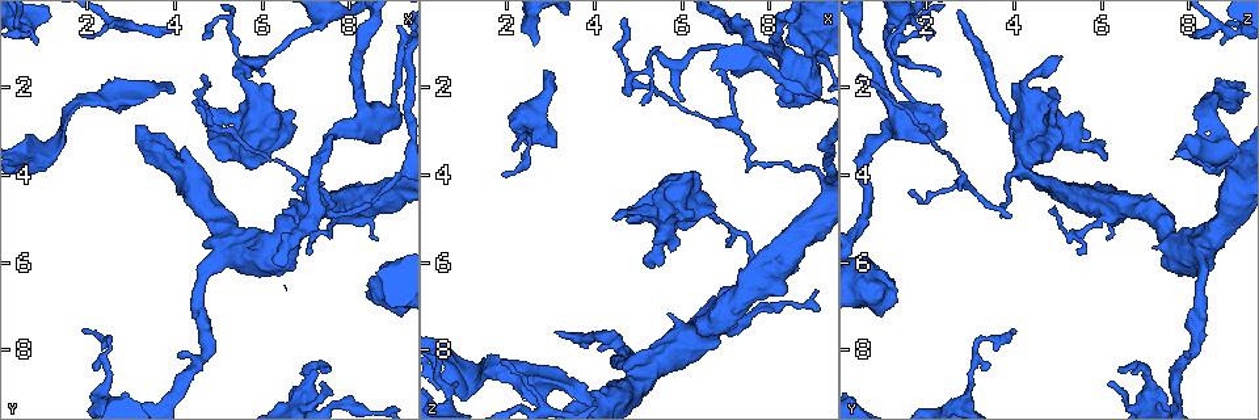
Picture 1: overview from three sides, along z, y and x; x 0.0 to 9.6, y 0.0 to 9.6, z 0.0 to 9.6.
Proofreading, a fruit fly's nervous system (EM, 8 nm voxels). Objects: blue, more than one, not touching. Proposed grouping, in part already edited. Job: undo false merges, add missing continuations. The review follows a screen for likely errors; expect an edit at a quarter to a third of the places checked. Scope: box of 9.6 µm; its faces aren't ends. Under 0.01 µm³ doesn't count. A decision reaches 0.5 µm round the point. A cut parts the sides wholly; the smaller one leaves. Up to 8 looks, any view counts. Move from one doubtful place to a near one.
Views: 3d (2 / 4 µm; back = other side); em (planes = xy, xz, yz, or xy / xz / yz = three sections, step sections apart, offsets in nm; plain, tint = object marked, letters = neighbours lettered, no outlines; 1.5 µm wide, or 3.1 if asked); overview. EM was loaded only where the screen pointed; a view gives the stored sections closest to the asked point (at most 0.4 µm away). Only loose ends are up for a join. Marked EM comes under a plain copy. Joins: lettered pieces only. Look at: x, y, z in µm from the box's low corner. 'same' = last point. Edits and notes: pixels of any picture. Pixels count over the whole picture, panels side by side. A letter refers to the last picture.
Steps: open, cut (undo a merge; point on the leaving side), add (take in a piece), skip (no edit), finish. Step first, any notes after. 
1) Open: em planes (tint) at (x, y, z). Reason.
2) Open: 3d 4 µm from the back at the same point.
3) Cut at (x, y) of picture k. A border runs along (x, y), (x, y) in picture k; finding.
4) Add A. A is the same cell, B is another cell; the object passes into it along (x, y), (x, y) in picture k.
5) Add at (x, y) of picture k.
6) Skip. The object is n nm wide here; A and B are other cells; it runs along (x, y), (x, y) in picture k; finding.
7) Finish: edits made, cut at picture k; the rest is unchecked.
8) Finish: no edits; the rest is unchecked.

Open: em xz step 8 (letters) at (0.65, 0.75, 9.10). Thick turns thin.

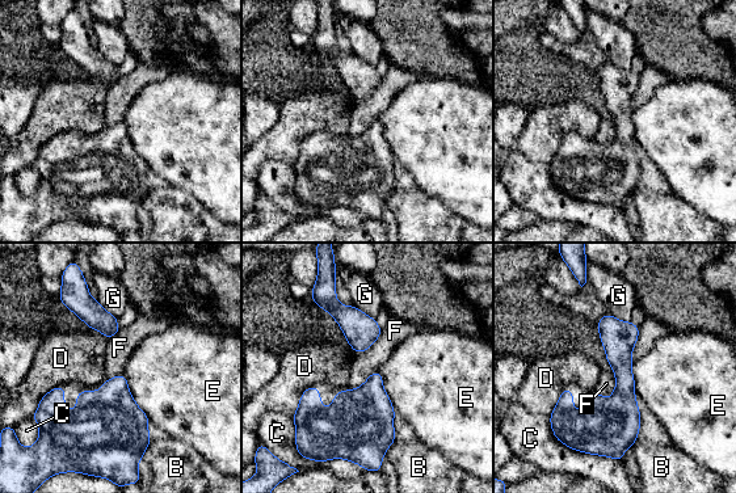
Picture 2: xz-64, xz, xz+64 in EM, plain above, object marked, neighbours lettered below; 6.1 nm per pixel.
Skip. The object is 60 nm wide here; B, C, D, E, F and G are other cells; a border runs along (609, 365), (615, 388), (597, 395) in picture 2; all the same neuron.

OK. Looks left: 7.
Open: 3d 4 µm from the back at (5.60, 1.35, 5.05). Free end.

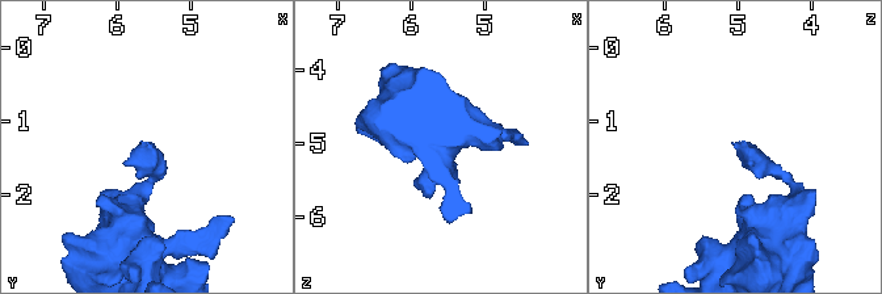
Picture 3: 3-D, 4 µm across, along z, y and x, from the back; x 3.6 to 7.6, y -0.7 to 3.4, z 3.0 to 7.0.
Open: em planes (letters) at (5.55, 1.30, 5.10). Shape alone is not enough.

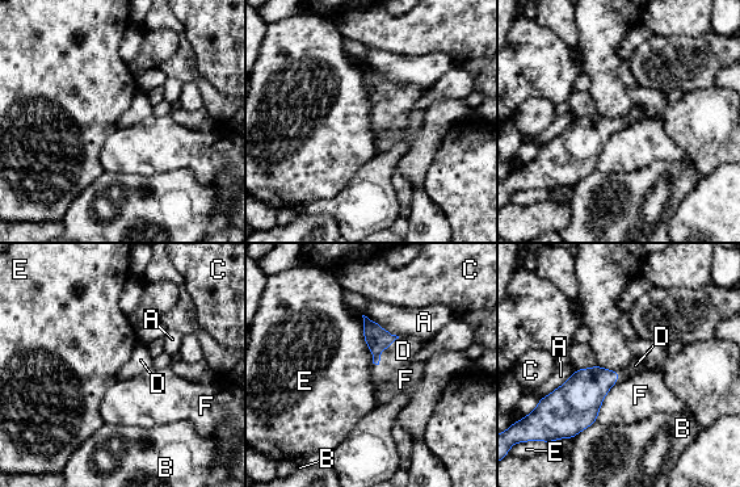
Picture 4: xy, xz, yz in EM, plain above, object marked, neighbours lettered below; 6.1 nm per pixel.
Add at (404, 349) of picture 4. The longest contact is with E, 300 nm; D is the same cell, A, B, C, E and F are other cells; the object passes into it along (377, 339), (382, 349), (404, 349) in picture 4; the neuron continues.

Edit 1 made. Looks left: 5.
Open: overview.

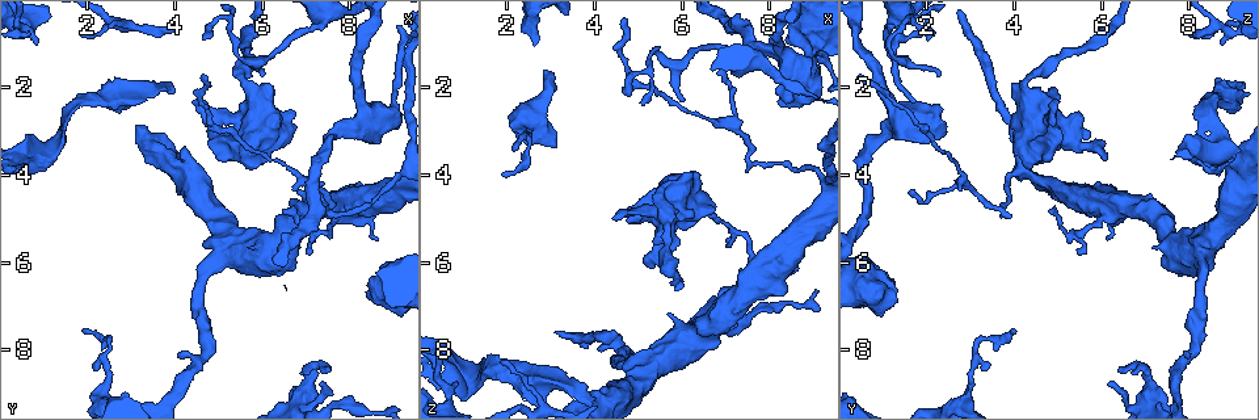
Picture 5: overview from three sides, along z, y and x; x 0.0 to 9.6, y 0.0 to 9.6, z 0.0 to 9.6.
Open: 3d 4 µm at (7.65, 4.85, 3.75). Sharp bend.

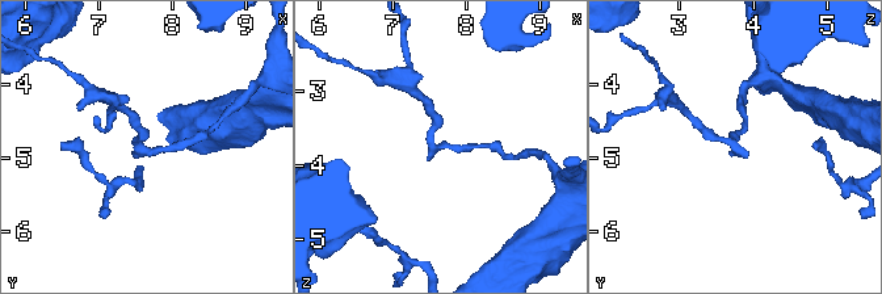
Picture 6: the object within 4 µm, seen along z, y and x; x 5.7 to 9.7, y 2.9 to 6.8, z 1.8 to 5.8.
Open: em planes (letters) at (7.70, 4.95, 3.70).

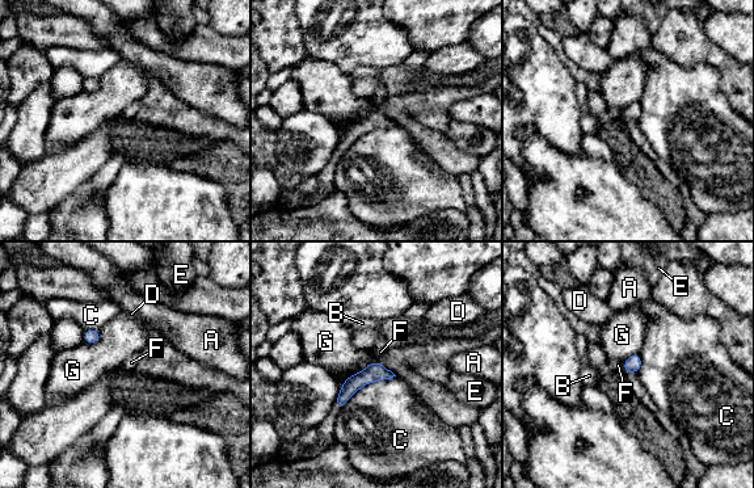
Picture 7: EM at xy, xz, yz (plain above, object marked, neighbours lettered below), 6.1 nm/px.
Skip. The longest contact is with C, 400 nm; A, B, C, D, E, F and G are other cells; continuous, no second neuron.

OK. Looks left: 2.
Finish: edits made, add at picture 4; the rest is unchecked.

